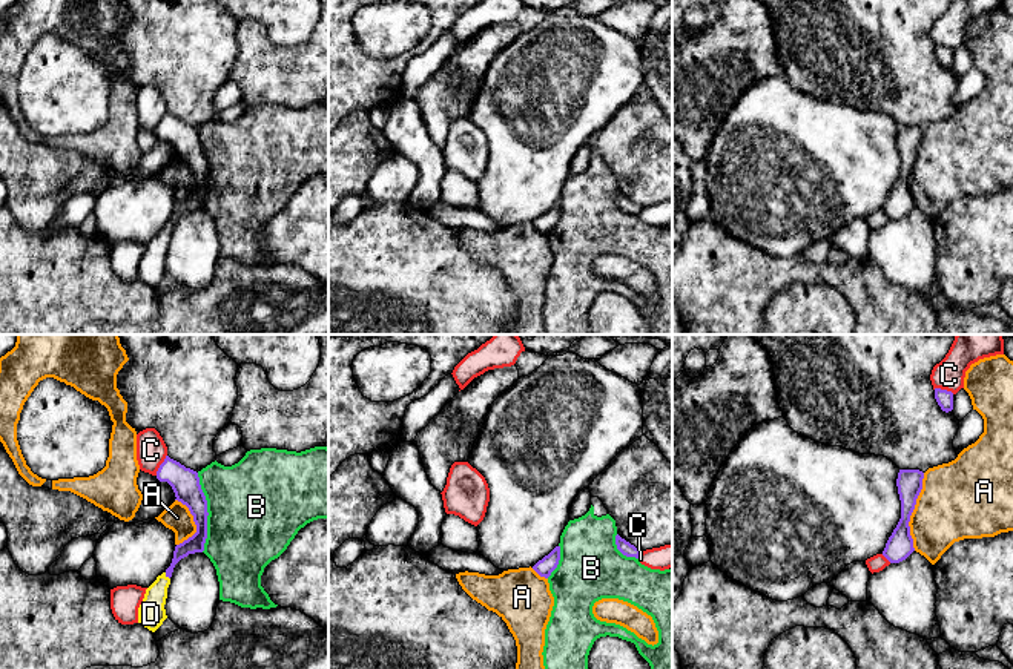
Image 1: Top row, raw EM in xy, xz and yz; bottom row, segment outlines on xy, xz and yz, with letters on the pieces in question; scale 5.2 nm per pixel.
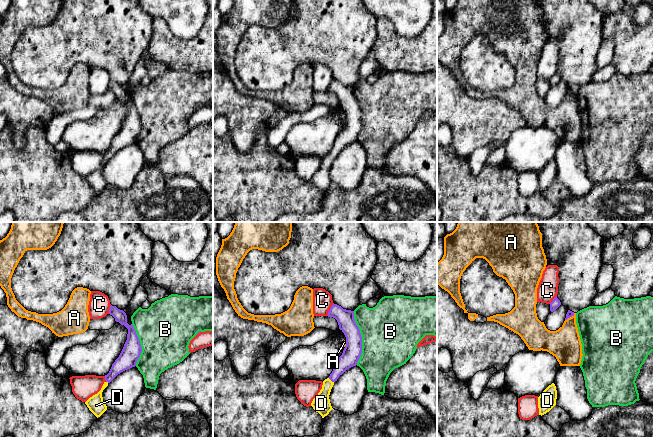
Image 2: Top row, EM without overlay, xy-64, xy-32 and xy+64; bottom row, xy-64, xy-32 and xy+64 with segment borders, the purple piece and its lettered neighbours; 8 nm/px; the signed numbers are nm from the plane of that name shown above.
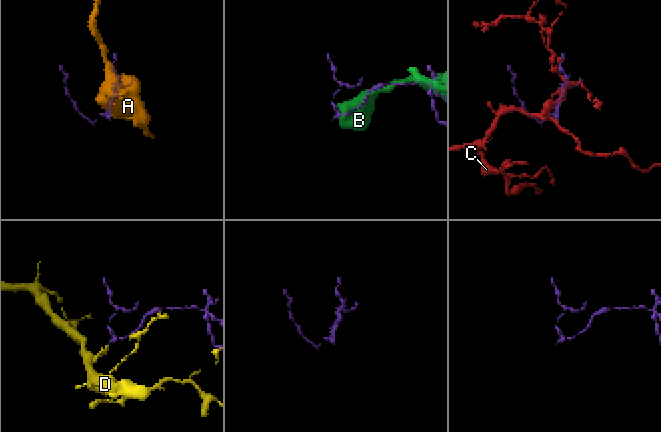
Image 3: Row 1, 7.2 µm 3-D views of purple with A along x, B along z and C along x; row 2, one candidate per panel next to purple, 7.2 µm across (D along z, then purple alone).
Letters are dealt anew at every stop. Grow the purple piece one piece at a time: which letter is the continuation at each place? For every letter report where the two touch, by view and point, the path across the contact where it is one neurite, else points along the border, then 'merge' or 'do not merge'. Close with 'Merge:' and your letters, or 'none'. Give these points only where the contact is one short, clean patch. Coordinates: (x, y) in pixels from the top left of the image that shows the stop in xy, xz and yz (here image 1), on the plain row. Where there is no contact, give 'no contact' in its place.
A: contact yz (912, 168); border yz (924, 129), (921, 148), (909, 178), (914, 206); do not merge
B: contact xy (207, 169); do not merge
C: contact xy (160, 121); do not merge
D: contact xy (166, 232); way xy (195, 200), (177, 214), (166, 232), (155, 250), (151, 270); merge
Merge: D

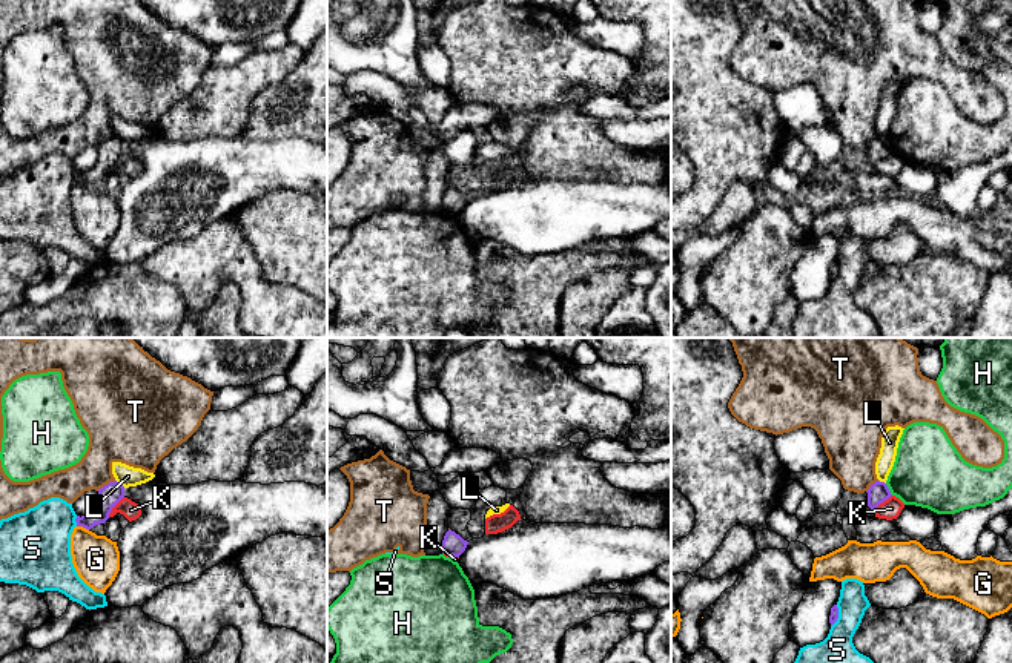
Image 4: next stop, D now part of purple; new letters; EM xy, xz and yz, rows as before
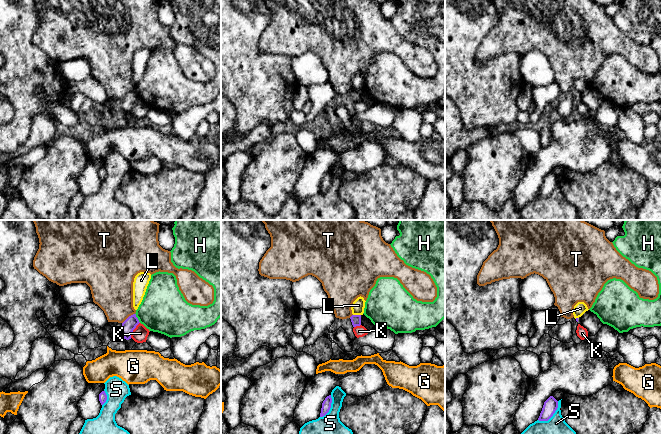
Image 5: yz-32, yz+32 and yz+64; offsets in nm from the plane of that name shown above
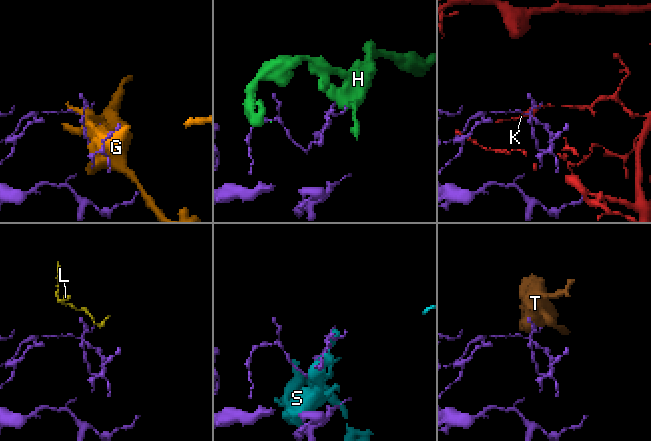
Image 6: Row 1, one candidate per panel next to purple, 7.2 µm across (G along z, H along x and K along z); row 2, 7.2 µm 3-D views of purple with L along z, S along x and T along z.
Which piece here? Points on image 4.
G: contact xy (83, 183); do not merge
H: contact yz (888, 146); border yz (885, 140), (892, 151); do not merge
K: contact xy (114, 161); do not merge
L: contact xy (120, 140); border xy (115, 135), (125, 143); do not merge
S: contact xy (76, 177); do not merge
T: contact xy (106, 141); do not merge
Merge: none

